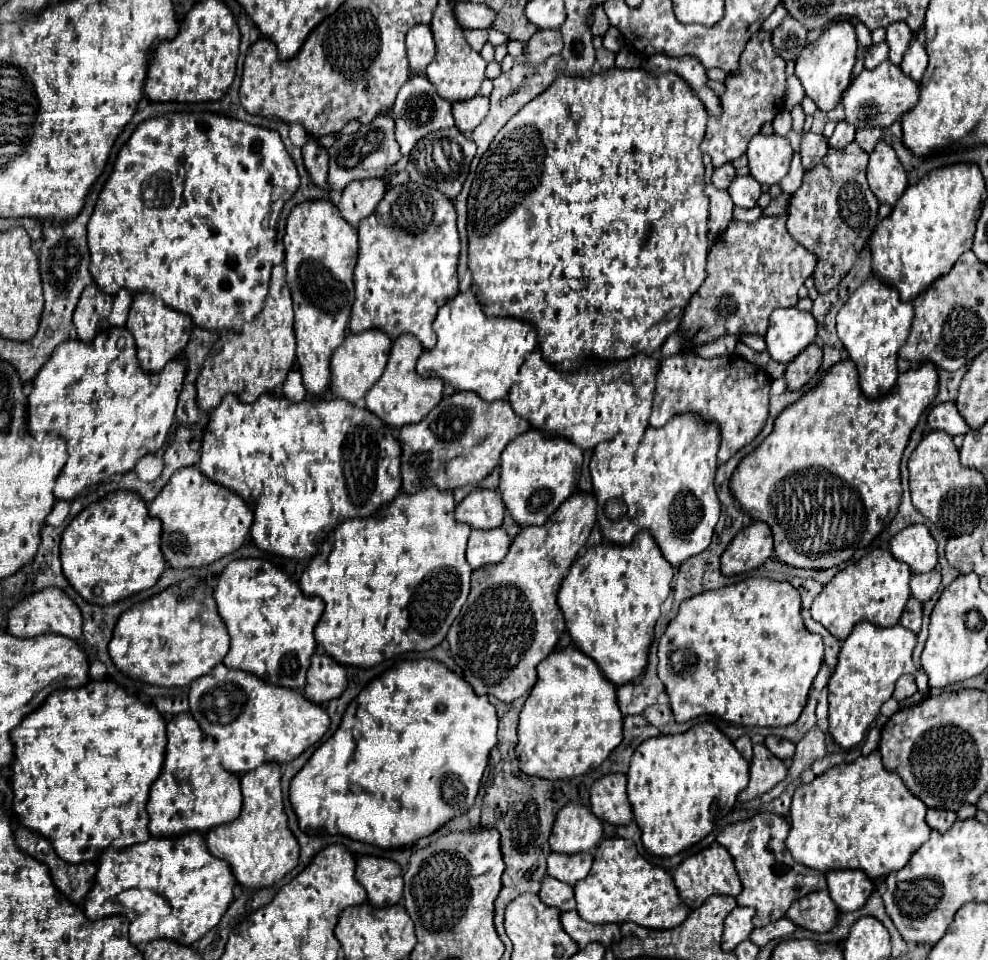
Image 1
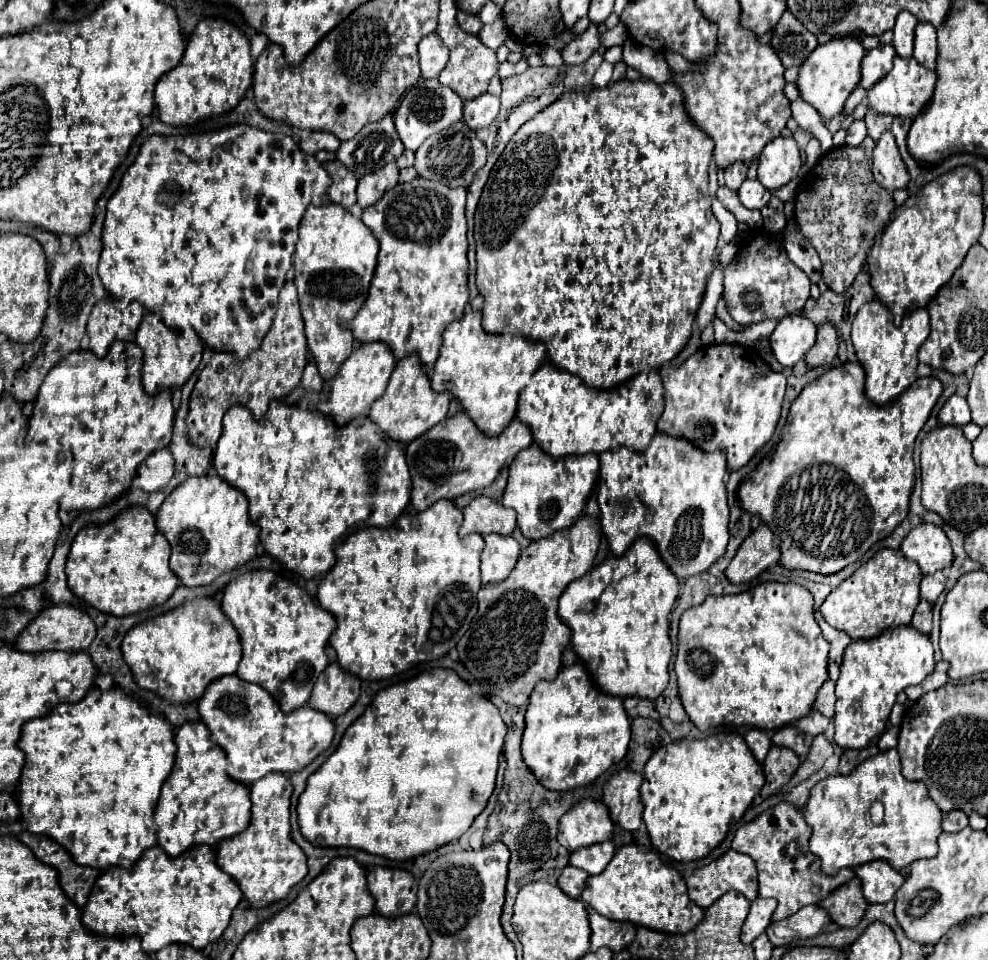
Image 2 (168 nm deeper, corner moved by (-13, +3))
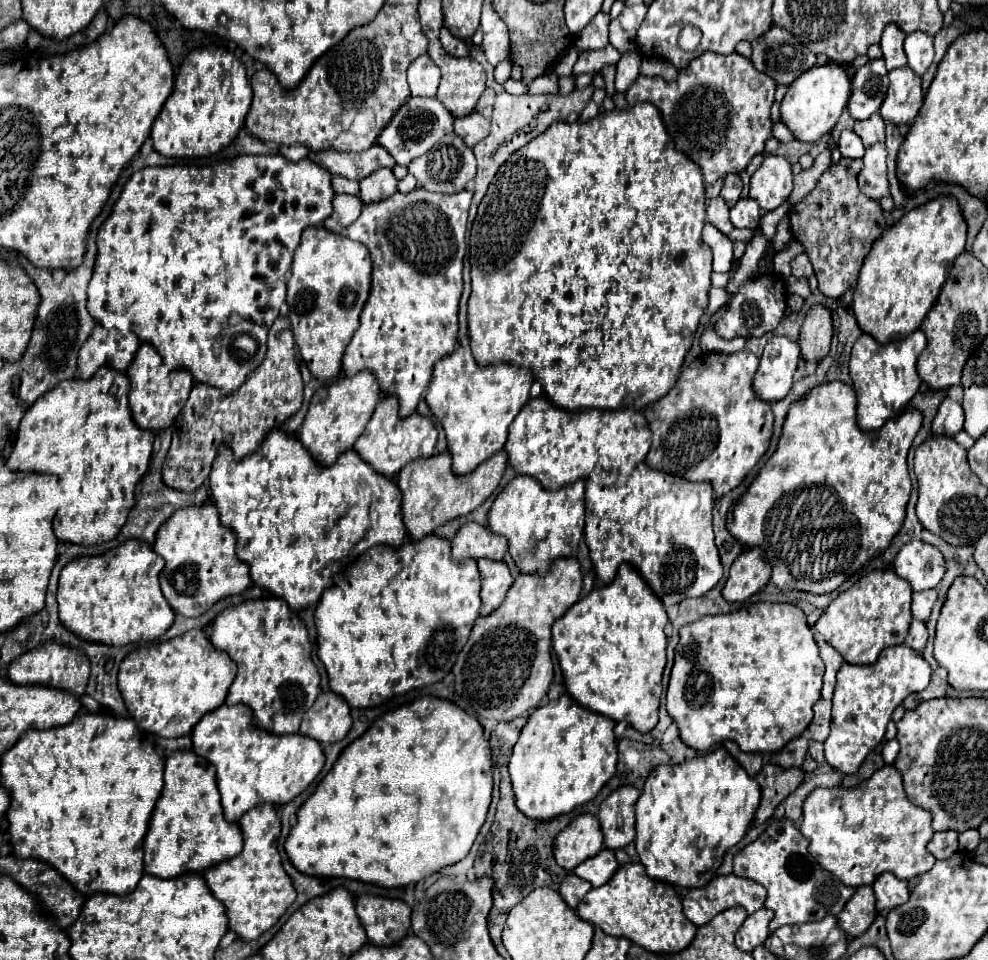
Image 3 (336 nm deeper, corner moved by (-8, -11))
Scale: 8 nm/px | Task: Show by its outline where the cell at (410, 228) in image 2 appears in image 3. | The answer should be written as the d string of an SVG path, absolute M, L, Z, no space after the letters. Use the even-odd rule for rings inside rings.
M416 188L408 194L396 192L392 198L362 206L362 214L346 228L346 236L362 242L372 256L372 290L360 314L360 326L346 346L342 368L346 376L358 370L376 374L384 392L396 394L400 400L400 414L408 416L416 410L422 392L426 390L434 364L450 354L458 342L458 302L462 296L462 260L464 234L472 194L436 194Z

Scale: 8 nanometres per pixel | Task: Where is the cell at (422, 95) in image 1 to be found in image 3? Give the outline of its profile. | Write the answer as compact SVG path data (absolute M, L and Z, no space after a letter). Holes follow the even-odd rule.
M408 98L382 130L378 144L384 146L398 164L408 166L414 158L424 156L440 138L454 134L454 116L436 98Z

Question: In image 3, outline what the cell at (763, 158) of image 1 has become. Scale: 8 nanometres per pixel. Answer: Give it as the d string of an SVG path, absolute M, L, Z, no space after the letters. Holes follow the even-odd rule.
M768 154L764 158L764 162L760 164L760 168L750 178L750 198L754 198L764 212L770 212L770 210L778 208L782 202L786 202L790 192L792 192L792 168L790 168L790 162L784 156Z

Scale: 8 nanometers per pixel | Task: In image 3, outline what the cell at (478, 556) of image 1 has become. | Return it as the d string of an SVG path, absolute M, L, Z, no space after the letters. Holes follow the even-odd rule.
M480 558L478 568L480 568L480 578L482 578L482 590L480 590L482 608L480 608L480 614L484 616L484 614L490 614L492 610L496 610L504 602L506 592L512 586L514 578L512 578L504 560Z

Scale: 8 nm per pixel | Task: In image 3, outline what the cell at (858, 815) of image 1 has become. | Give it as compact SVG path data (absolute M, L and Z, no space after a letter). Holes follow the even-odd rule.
M894 766L876 770L872 778L854 788L812 790L804 802L800 832L808 838L810 854L820 868L852 888L872 884L882 872L892 872L898 880L912 880L936 862L926 848L934 834L930 814L906 798L900 772Z

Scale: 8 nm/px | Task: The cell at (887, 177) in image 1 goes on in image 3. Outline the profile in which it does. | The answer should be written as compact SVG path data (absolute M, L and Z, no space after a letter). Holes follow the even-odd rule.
M874 144L866 148L866 154L862 156L864 166L858 174L860 190L874 200L880 200L890 194L888 184L888 168L886 168L886 148L884 144Z

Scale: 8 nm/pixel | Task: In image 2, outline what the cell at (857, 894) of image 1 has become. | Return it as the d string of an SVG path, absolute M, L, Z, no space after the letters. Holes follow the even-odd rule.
M875 860L869 864L863 864L855 870L857 876L861 876L863 882L863 894L869 900L869 904L885 904L893 900L895 892L901 888L905 878L885 864L885 860Z

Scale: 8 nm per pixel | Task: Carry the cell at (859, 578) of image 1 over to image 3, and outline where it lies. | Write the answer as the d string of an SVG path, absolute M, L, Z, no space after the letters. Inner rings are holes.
M872 570L870 574L866 574L862 580L858 580L854 586L850 586L846 592L838 594L830 602L830 606L818 618L818 632L842 654L842 658L848 664L874 664L884 648L902 644L904 638L908 636L908 626L912 622L910 602L912 602L912 586L908 580L894 574L894 570Z

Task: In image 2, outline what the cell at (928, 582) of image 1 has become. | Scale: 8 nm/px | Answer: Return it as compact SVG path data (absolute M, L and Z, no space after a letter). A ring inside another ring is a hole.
M943 572L923 576L923 580L921 580L921 598L929 600L929 604L933 604L937 600L937 596L943 592L945 582L947 582L947 578L945 578Z

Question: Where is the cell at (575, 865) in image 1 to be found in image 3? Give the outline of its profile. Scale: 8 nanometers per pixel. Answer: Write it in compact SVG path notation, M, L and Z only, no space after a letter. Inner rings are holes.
M602 848L596 856L584 860L580 866L576 866L572 870L572 874L588 880L594 888L598 888L612 878L616 868L618 868L618 862L614 858L614 852L608 848Z

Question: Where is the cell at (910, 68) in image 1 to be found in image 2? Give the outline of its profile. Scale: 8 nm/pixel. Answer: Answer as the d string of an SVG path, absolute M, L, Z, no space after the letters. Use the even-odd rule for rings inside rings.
M919 22L915 28L915 52L913 58L917 58L919 64L933 70L935 58L937 58L937 34L931 24Z

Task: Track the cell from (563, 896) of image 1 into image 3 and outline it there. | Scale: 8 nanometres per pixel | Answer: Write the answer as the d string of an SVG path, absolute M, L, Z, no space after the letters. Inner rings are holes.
M572 872L562 880L562 884L560 884L560 896L562 896L562 900L574 910L576 906L578 906L578 902L584 898L584 894L590 890L592 886L586 882L586 880L582 880L582 878L578 878L578 876L574 876Z

